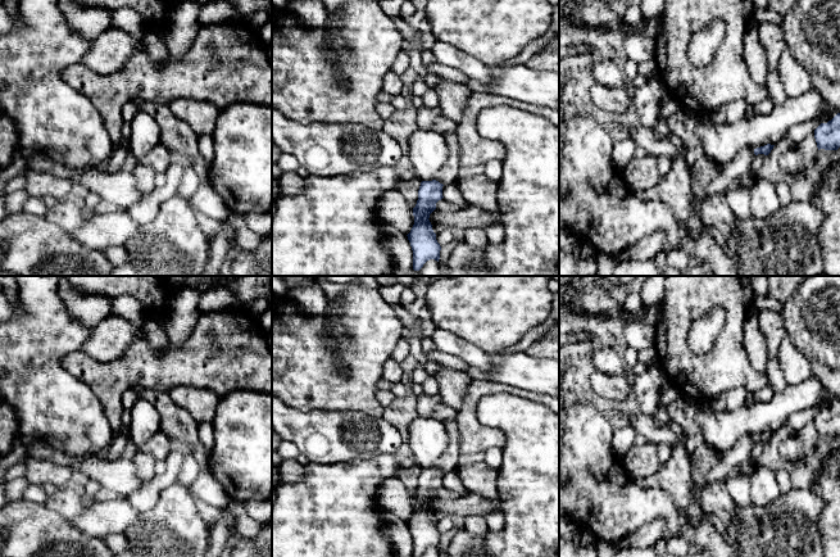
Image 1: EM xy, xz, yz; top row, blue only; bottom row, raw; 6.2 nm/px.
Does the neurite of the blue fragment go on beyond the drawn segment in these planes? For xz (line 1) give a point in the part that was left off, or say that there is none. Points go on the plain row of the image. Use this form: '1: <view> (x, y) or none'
1: xz (450, 458)

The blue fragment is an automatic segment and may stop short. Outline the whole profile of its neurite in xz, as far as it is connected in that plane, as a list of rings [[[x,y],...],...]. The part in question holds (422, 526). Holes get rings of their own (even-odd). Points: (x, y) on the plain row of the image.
[[[444,420],[442,422],[449,438],[448,447],[436,461],[435,467],[421,470],[418,488],[413,495],[414,512],[407,522],[413,538],[413,557],[421,557],[430,547],[439,549],[441,534],[428,506],[436,497],[436,490],[444,485],[442,474],[454,471],[462,461],[460,431],[457,420]]]

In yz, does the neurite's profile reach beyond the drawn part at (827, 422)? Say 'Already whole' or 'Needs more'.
Already whole

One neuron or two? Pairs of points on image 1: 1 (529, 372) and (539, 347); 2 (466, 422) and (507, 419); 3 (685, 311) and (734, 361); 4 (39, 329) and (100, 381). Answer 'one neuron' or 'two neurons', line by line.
1: two neurons
2: two neurons
3: one neuron
4: two neurons

